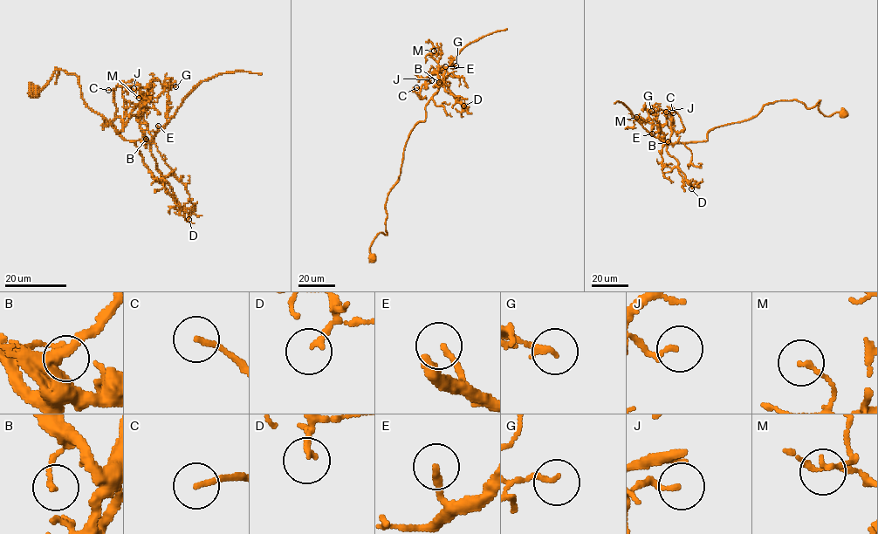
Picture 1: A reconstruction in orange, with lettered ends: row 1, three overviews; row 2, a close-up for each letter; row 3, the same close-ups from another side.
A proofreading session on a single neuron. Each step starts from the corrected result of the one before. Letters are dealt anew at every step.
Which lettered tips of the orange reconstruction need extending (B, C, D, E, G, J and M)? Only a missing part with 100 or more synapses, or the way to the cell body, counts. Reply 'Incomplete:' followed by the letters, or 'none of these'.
Incomplete: E

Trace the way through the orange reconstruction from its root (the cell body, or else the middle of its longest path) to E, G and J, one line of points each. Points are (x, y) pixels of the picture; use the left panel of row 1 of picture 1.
E: (33, 93), (58, 70), (56, 83), (56, 68), (78, 77), (86, 106), (124, 139), (149, 143), (158, 126)
G: (33, 93), (58, 70), (56, 83), (56, 68), (73, 73), (90, 108), (124, 139), (149, 143), (175, 86)
J: (33, 93), (58, 70), (56, 83), (56, 68), (73, 73), (90, 108), (124, 139), (150, 144), (133, 88)

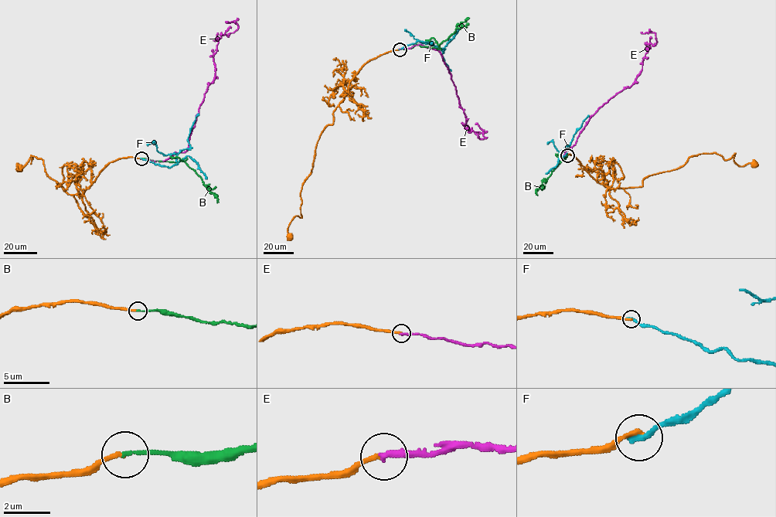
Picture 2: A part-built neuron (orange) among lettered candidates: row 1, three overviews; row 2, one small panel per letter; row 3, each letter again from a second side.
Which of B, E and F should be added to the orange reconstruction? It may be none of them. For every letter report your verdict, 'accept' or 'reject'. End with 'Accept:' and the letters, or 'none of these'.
B: accept
E: reject
F: reject
Accept: B

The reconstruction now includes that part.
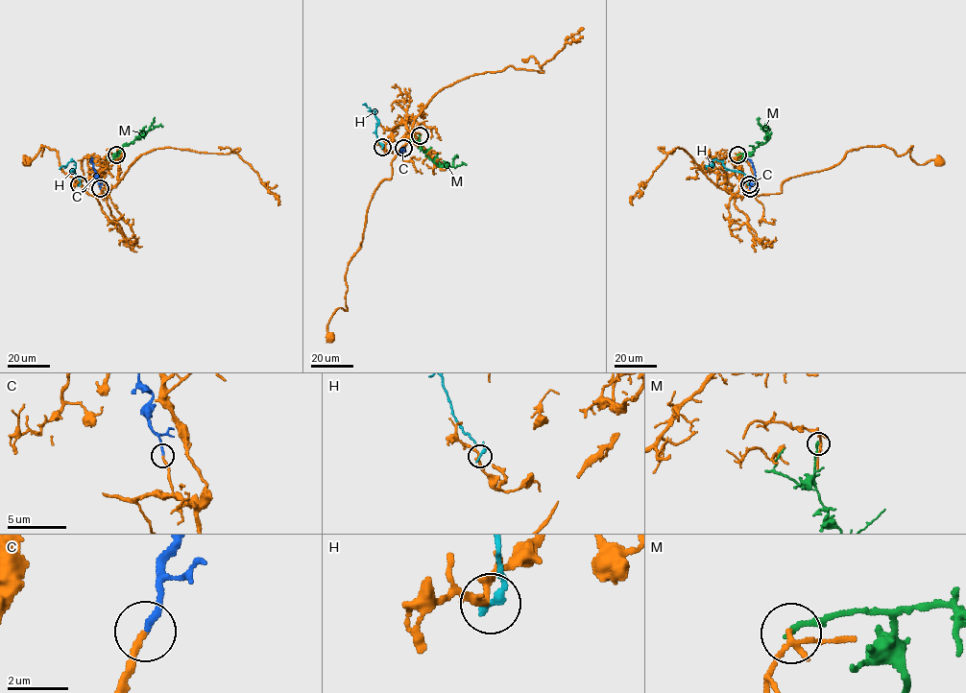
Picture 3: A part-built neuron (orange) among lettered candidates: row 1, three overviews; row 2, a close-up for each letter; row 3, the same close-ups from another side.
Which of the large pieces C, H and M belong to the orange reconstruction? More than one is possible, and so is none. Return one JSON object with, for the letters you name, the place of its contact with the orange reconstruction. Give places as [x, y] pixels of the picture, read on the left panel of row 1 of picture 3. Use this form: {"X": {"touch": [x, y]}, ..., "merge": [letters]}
{"C": {"touch": [100, 188]}, "merge": ["C"]}

